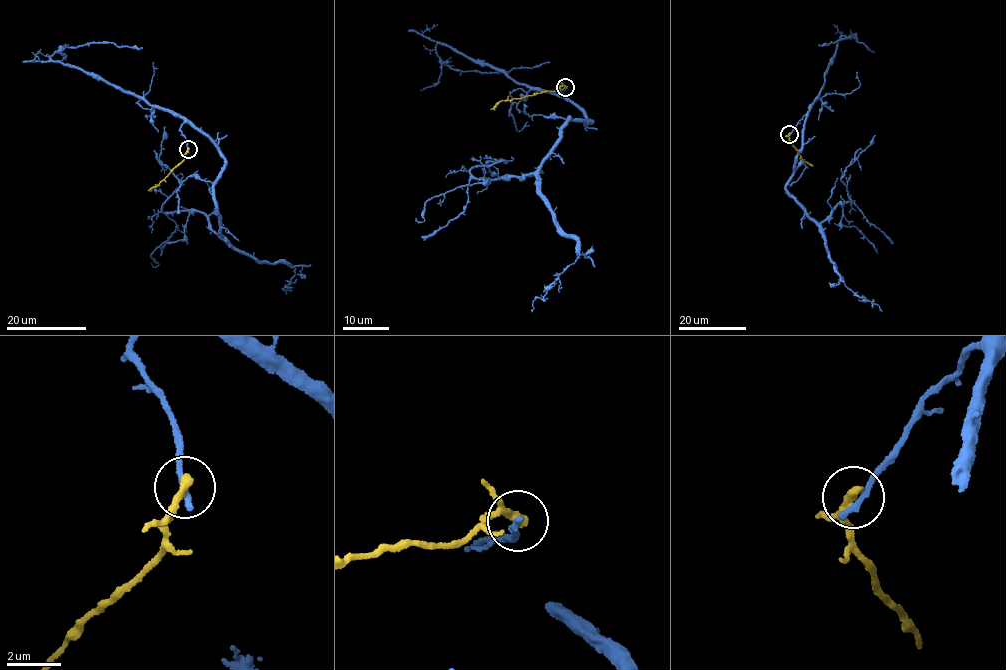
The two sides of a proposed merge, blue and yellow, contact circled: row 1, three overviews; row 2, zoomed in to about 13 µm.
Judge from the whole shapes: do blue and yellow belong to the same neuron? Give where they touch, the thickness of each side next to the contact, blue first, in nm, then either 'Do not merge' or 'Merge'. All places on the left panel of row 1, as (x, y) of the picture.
Place: (188, 149). Thickness 280 nm (blue) against 360 nm. Do not merge

